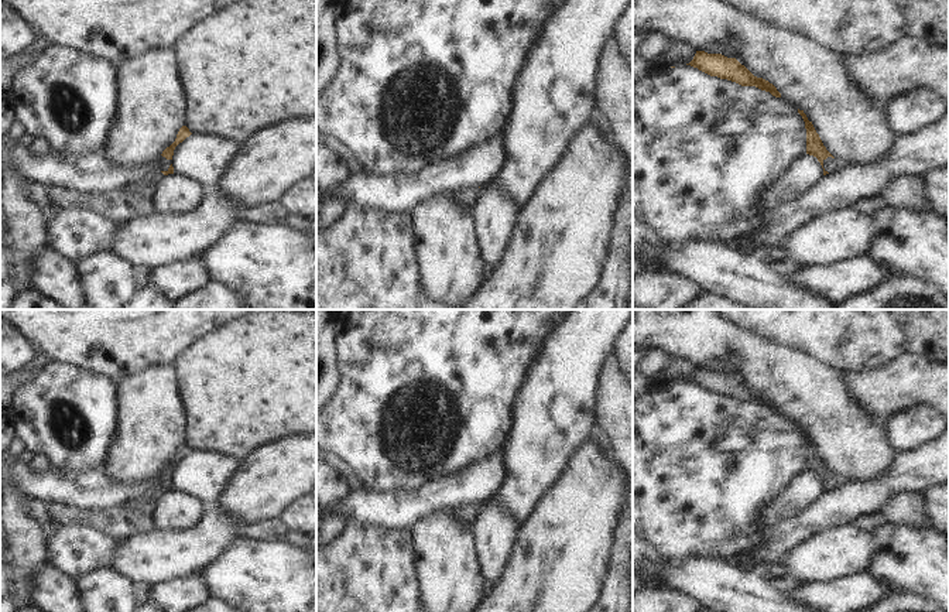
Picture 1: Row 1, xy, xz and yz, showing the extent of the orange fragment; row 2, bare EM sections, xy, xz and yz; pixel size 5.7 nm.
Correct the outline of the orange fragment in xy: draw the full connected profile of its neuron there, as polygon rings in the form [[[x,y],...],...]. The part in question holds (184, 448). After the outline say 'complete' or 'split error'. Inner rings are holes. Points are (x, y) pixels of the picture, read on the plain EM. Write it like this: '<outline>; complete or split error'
[[[182,442],[177,451],[175,458],[162,468],[160,475],[160,486],[164,492],[174,490],[174,483],[172,483],[174,466],[179,459],[182,459],[191,451],[192,449],[189,448],[189,445],[186,442]]]; split error

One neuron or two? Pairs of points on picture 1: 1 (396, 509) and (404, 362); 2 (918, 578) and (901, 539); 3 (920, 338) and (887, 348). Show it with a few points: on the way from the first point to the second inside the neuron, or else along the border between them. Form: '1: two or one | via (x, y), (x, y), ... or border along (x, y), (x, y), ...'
1: two | border along (428, 482), (411, 491), (365, 491)
2: one | via (918, 568), (904, 549)
3: two | border along (900, 324), (905, 337), (905, 349)

